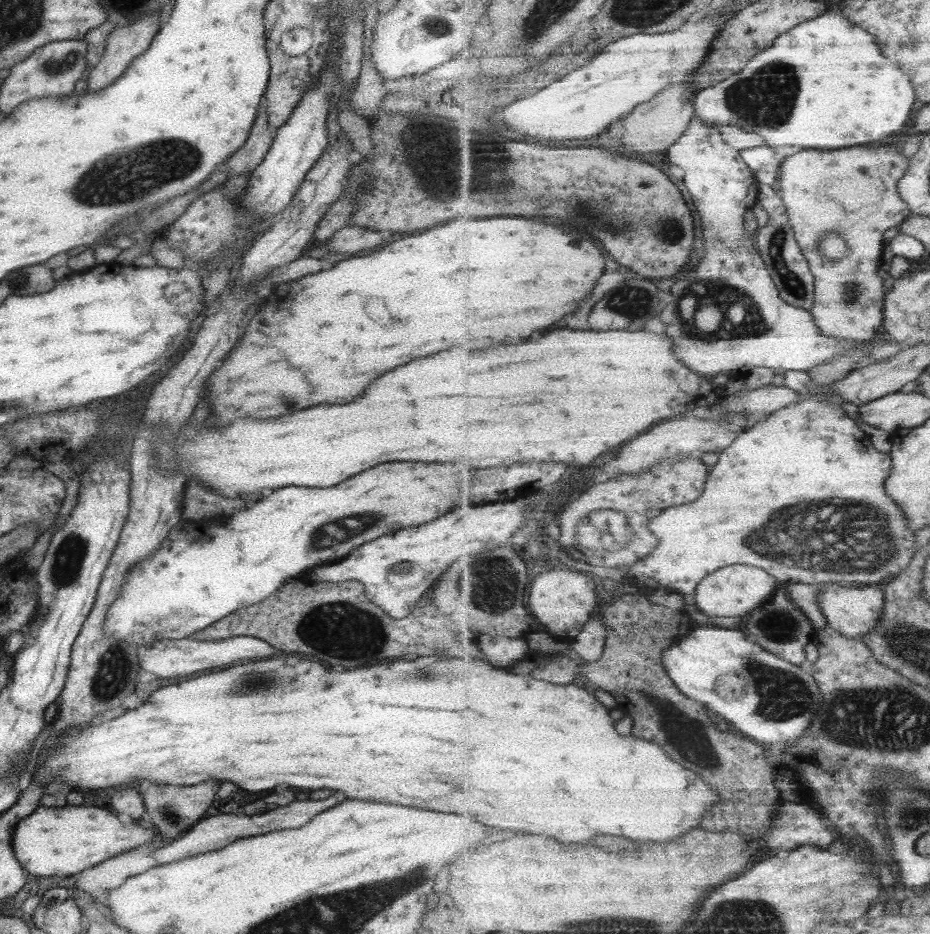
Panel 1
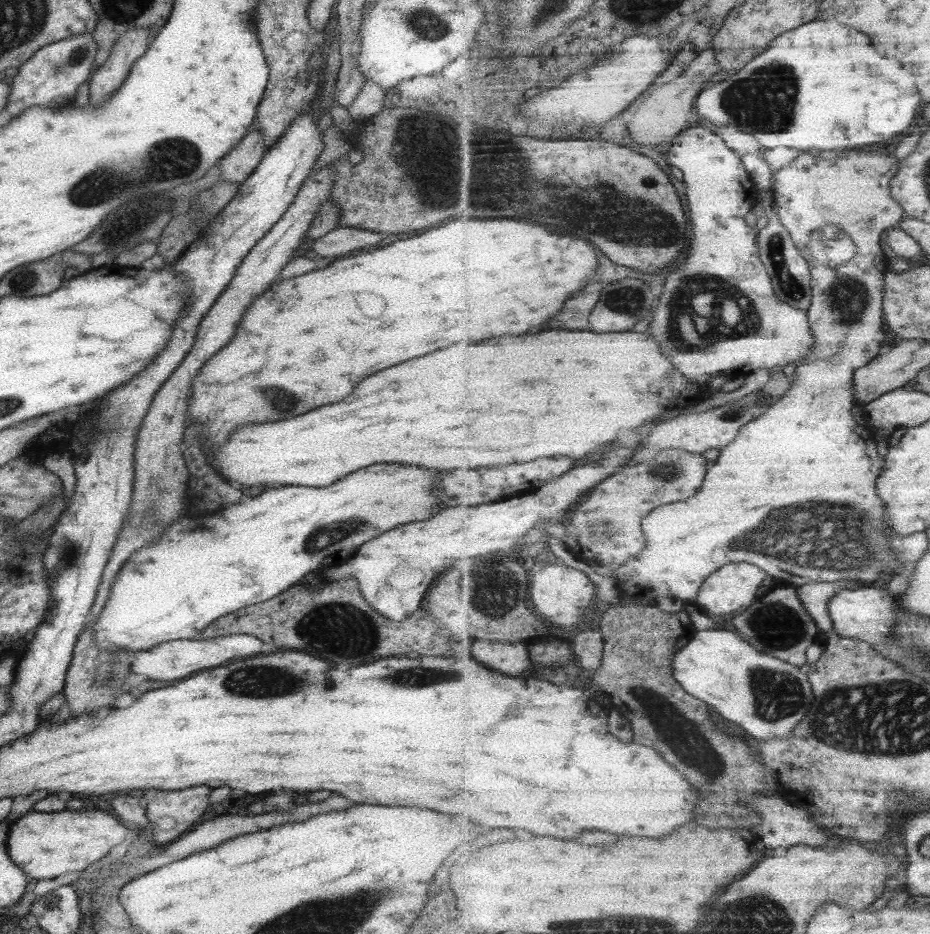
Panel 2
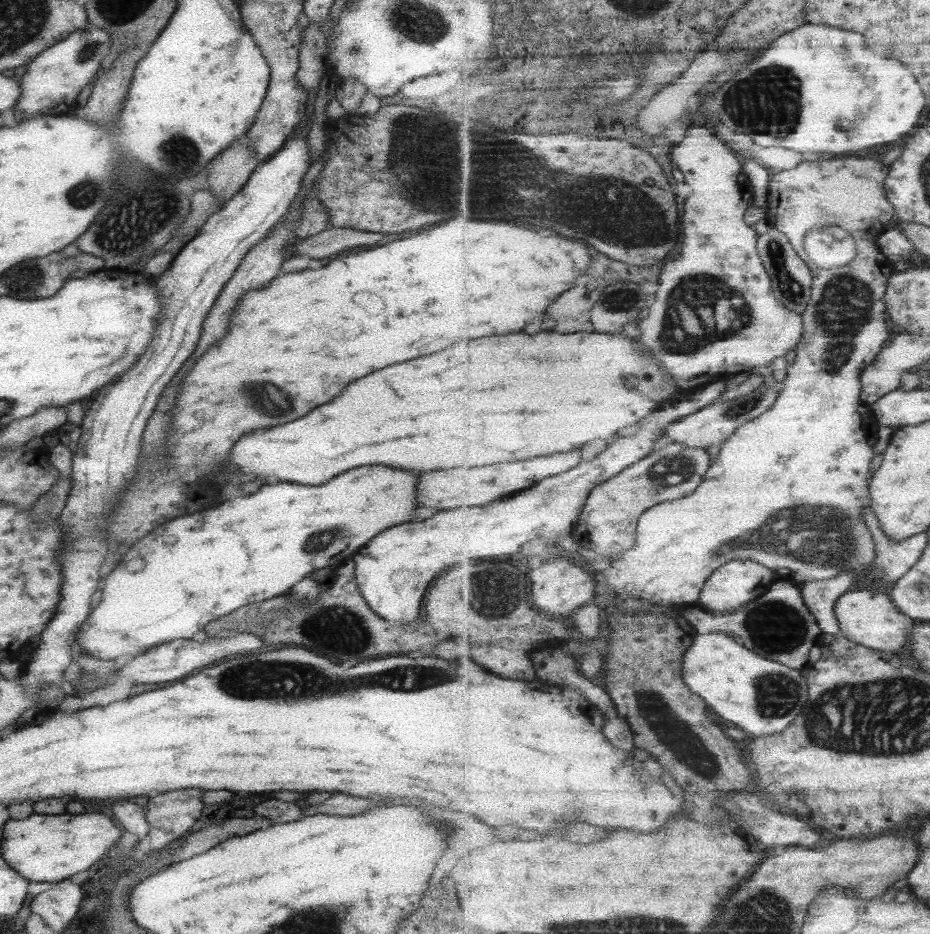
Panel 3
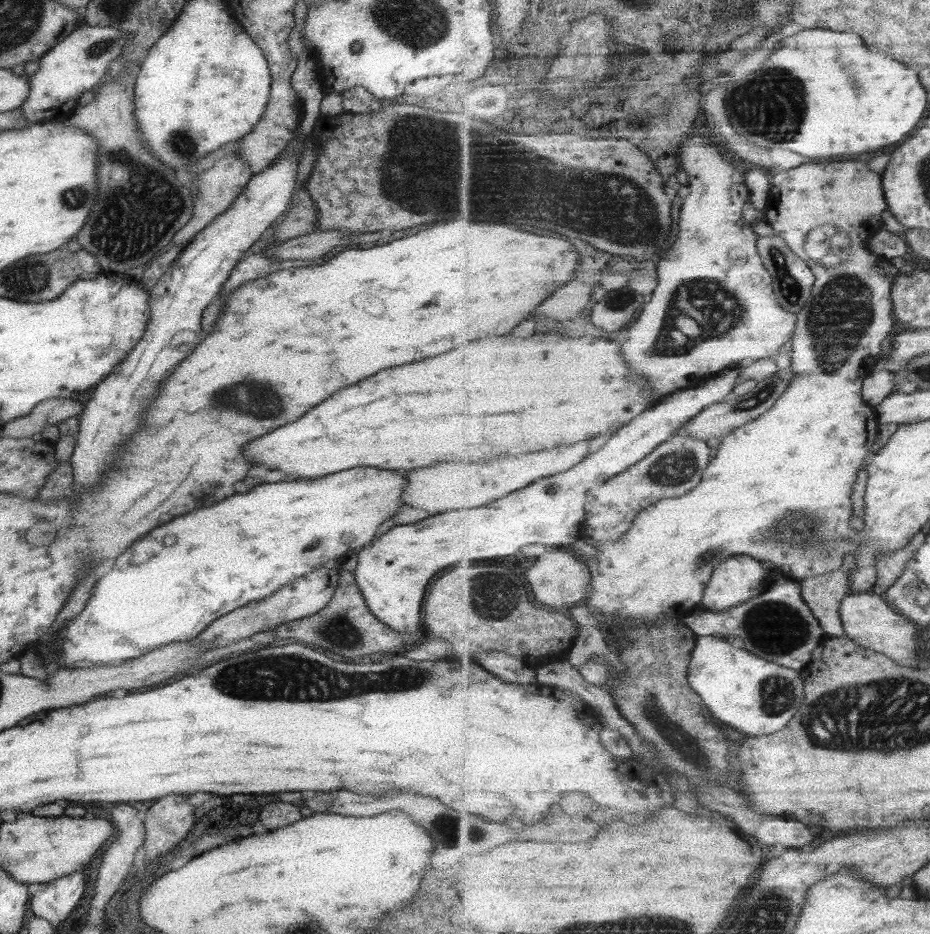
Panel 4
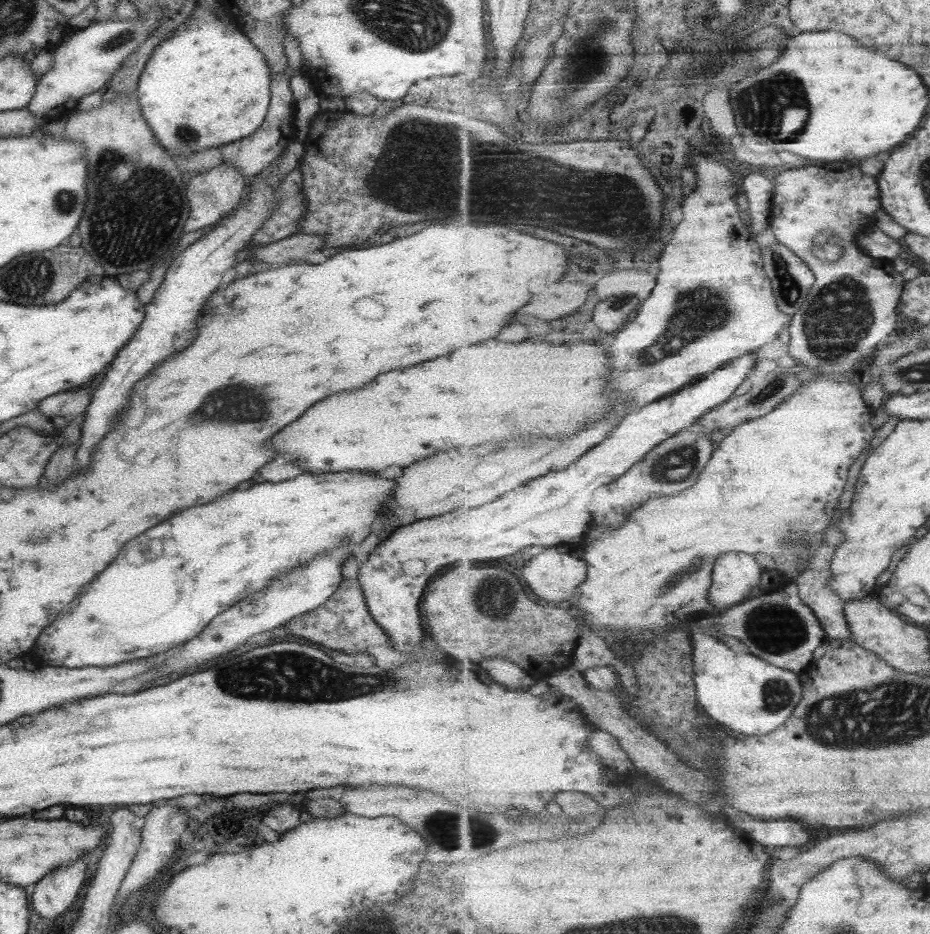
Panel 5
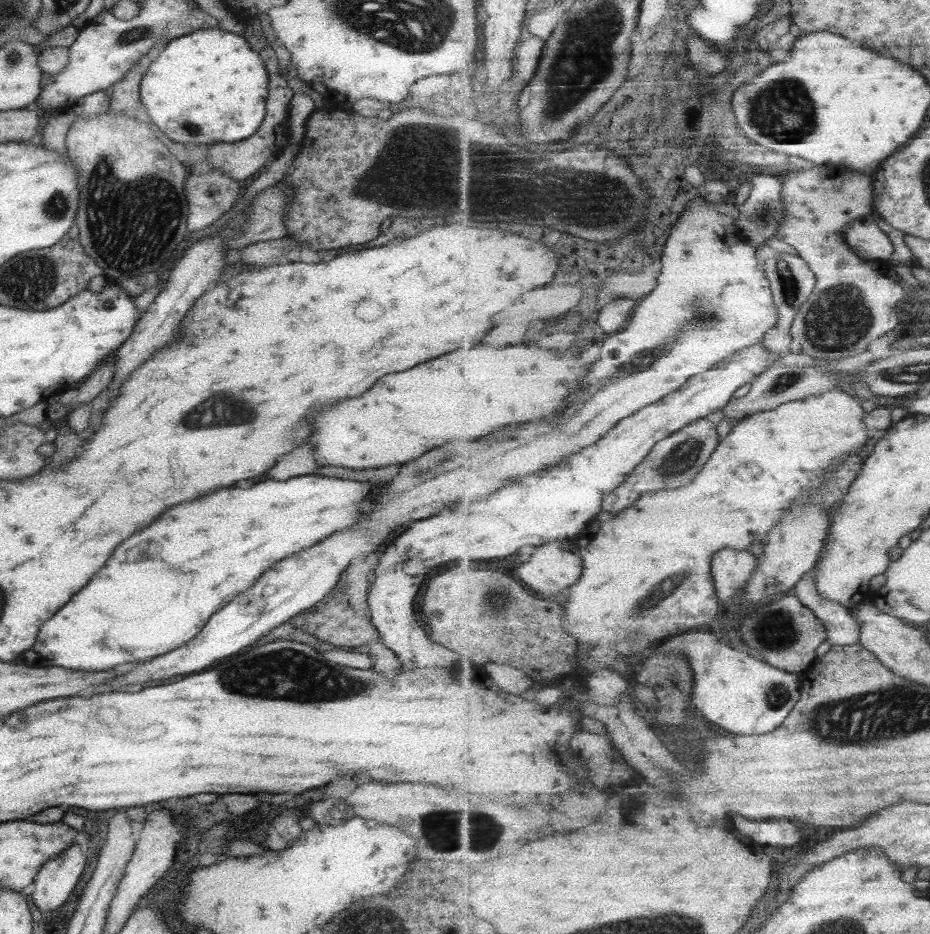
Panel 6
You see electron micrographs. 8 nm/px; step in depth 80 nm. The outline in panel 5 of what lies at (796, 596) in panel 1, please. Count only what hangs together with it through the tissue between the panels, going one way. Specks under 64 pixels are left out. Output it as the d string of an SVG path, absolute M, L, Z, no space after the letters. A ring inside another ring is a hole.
M832 524L826 530L823 546L818 550L816 559L810 564L810 568L803 570L795 580L801 600L806 606L809 606L809 608L813 610L813 613L820 620L821 626L829 639L835 640L852 639L853 634L845 616L845 602L839 595L836 595L834 590L830 587L830 580L834 577L832 560L834 559L836 550L843 541L845 541L845 538L843 538L843 531L837 524Z

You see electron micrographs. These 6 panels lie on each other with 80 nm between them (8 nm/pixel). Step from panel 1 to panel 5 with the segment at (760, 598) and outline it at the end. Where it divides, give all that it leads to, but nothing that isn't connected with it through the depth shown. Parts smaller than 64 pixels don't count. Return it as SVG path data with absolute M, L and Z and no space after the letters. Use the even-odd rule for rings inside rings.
M740 551L722 554L711 578L710 604L719 610L753 598L762 585L764 572L756 555Z

